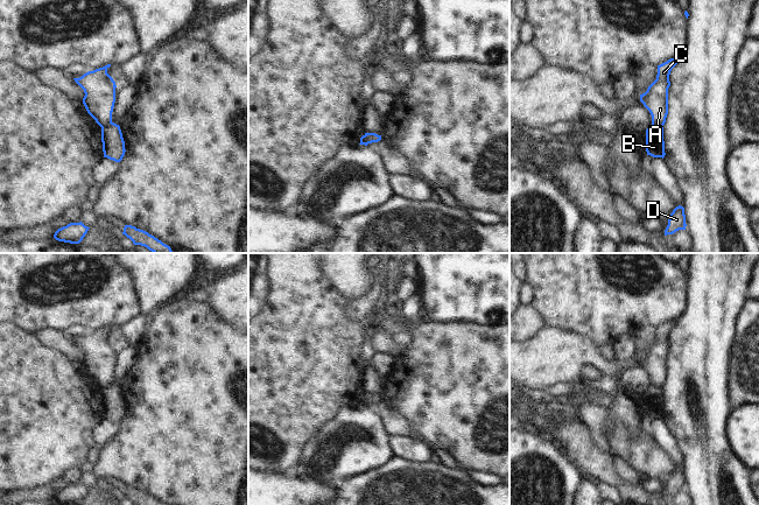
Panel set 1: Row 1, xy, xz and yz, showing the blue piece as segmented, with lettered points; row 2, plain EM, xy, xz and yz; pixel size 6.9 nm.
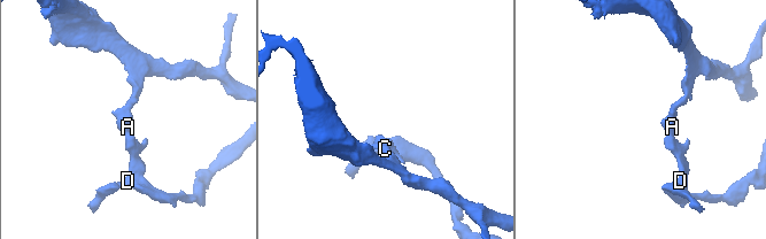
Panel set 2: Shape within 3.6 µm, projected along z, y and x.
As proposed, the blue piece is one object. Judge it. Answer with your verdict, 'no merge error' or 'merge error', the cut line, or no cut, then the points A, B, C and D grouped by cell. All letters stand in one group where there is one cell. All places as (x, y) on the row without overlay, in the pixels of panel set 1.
merge error | xy (111, 383), (102, 388) | A C / B D

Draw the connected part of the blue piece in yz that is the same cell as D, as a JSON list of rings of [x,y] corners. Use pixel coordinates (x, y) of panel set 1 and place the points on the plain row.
[[[679,467],[669,476],[668,486],[665,491],[665,497],[673,496],[679,491],[686,491],[686,476],[684,469]]]

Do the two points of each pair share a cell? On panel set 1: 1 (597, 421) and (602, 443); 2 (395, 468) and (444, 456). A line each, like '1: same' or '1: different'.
1: same
2: different

